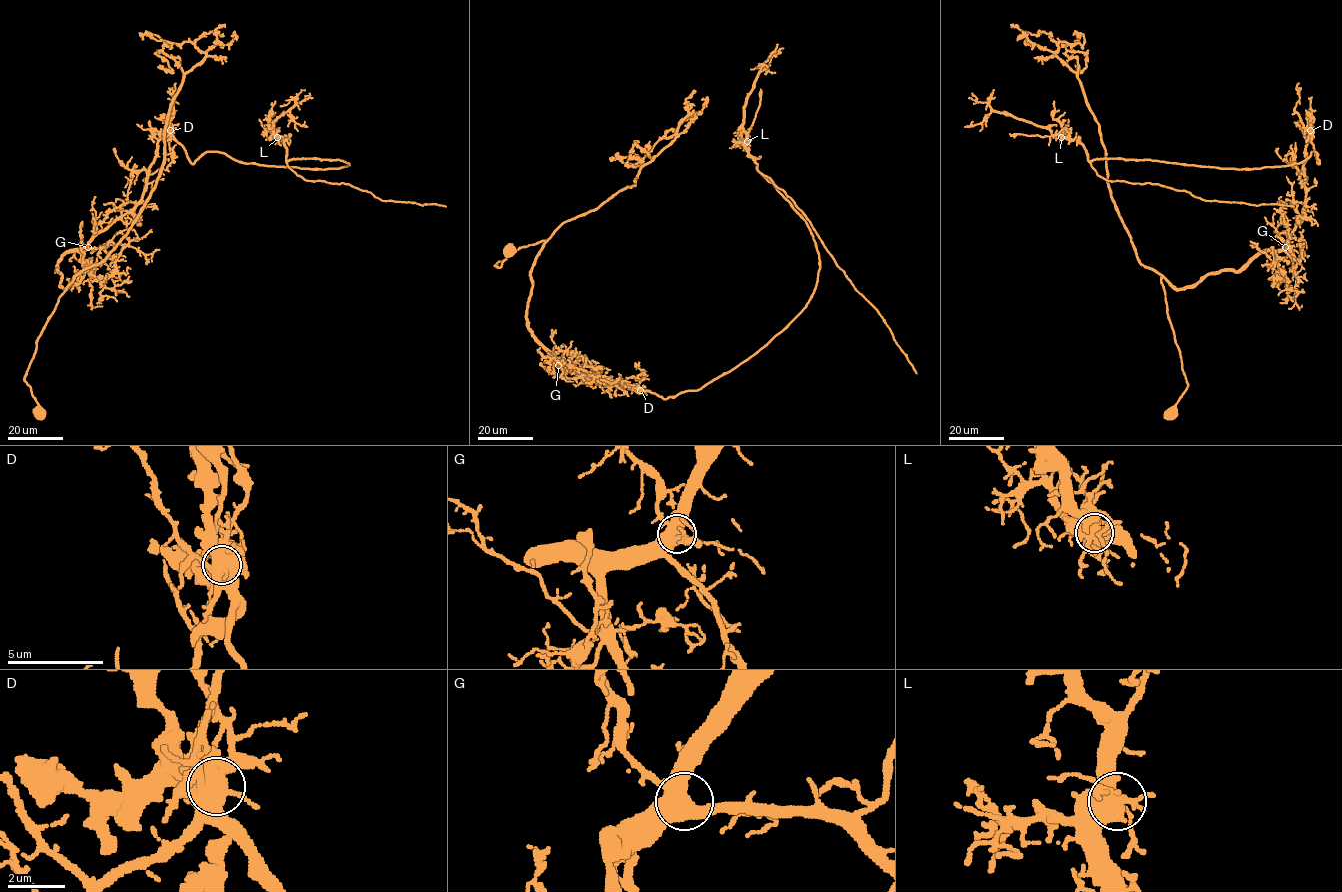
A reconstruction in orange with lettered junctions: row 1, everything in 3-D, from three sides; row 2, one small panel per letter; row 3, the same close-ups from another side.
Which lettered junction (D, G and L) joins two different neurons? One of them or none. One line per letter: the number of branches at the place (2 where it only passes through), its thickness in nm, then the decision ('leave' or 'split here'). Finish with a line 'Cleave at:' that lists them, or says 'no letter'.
D: 4 branches meet; 700 nm thick; split here
G: 4 branches meet; 500 nm thick; leave
L: 4 branches meet; 550 nm thick; leave
Cleave at: D

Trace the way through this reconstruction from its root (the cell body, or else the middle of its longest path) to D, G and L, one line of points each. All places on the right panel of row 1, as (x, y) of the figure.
D: (1172, 412), (1187, 382), (1161, 278), (1182, 289), (1280, 251), (1302, 215), (1310, 131)
G: (1172, 412), (1187, 382), (1161, 278), (1176, 288), (1185, 288), (1211, 273), (1241, 271), (1260, 253), (1285, 247)
L: (1172, 412), (1187, 382), (1161, 278), (1280, 251), (1312, 136), (1319, 163), (1252, 169), (1089, 160), (1061, 137)

